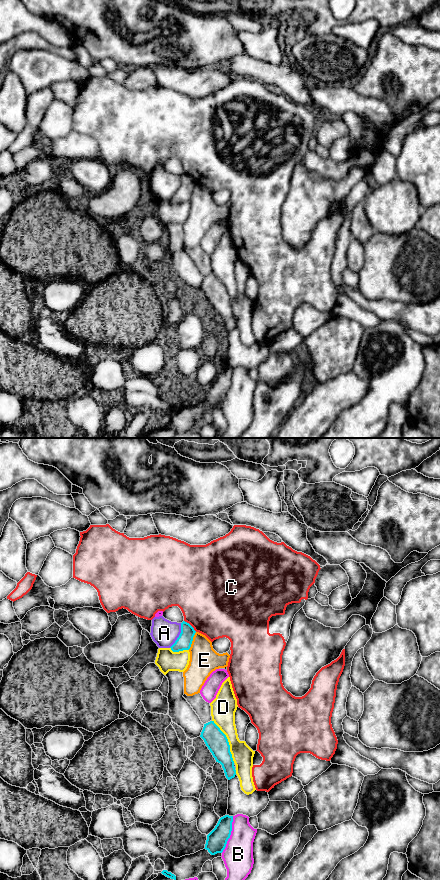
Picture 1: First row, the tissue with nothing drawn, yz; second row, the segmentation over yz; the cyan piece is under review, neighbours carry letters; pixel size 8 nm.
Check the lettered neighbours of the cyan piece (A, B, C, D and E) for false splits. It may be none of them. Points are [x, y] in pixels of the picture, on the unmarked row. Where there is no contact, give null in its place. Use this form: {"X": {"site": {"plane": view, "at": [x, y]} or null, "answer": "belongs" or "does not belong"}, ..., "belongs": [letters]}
{"A": {"site": {"plane": "yz", "at": [179, 187]}, "answer": "does not belong"}, "B": {"site": {"plane": "yz", "at": [230, 386]}, "answer": "does not belong"}, "C": {"site": {"plane": "yz", "at": [190, 177]}, "answer": "does not belong"}, "D": {"site": {"plane": "yz", "at": [227, 293]}, "answer": "does not belong"}, "E": {"site": {"plane": "yz", "at": [192, 192]}, "answer": "does not belong"}, "belongs": []}

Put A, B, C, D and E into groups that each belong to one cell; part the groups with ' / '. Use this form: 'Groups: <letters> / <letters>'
Groups: A / B / C / D / E

